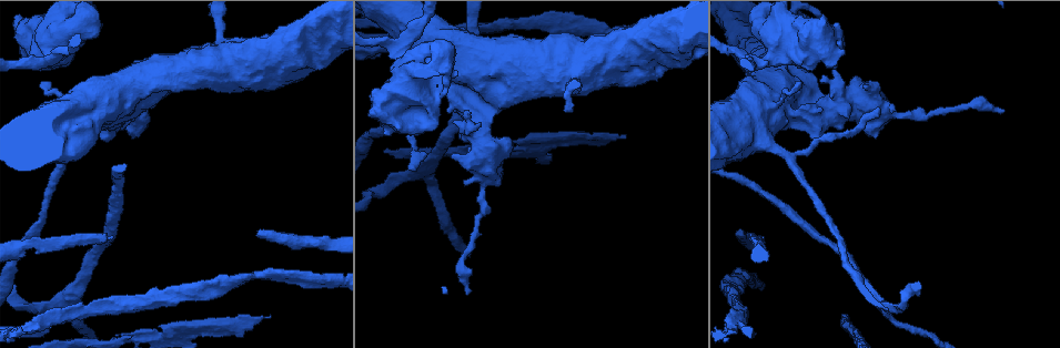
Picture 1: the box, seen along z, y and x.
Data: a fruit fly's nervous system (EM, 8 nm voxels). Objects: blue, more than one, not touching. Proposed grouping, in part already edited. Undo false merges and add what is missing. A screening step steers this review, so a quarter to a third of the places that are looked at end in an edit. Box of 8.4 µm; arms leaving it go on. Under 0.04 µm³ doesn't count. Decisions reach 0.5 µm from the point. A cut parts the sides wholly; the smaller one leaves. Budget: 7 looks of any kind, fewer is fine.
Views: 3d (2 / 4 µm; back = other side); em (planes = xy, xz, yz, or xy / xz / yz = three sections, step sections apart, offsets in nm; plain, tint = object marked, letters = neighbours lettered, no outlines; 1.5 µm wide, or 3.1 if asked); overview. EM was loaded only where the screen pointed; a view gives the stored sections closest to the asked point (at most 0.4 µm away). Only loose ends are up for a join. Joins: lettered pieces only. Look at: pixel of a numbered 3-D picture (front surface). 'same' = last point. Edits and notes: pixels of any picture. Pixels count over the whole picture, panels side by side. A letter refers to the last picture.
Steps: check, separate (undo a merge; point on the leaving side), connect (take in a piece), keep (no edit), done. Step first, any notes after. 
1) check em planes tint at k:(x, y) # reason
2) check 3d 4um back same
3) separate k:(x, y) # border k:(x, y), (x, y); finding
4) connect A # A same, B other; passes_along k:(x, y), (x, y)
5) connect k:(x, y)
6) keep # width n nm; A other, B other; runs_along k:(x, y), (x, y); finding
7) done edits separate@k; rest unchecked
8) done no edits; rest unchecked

check 3d 2um at 1:(271, 317) # free end

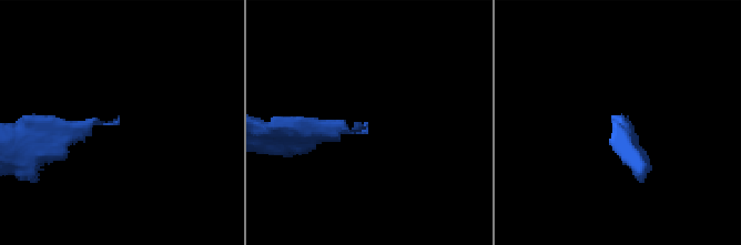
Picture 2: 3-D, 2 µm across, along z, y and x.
check em planes letters at 2:(115, 122)

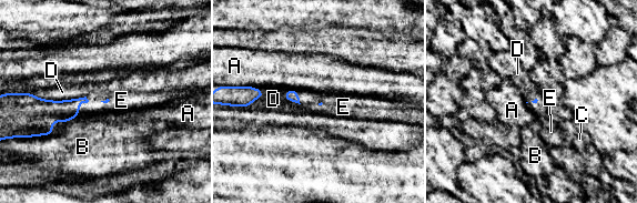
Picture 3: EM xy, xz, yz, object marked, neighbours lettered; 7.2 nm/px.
connect 3:(94, 107) # A other, B other, C other, D other, E same; passes_along 3:(46, 112), (79, 103), (94, 107); it goes on there

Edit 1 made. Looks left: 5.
check em xz step 4 tint at 1:(543, 137) # three-way junction

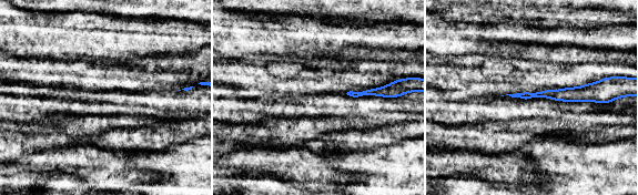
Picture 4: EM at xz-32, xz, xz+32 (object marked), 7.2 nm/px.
check em planes letters same # cut it another way

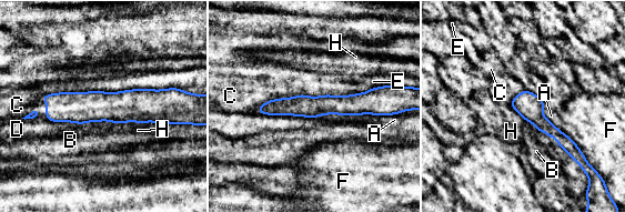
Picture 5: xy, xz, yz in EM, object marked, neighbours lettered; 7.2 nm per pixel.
keep # A other, B other, C other, D other, E other, F other, H other; continuous, no second neuron

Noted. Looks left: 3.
check 3d 4um back at 1:(835, 246) # narrows sharply

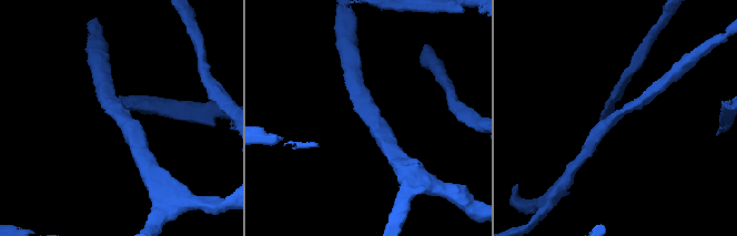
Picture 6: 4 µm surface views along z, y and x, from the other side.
check em planes plain at 6:(617, 113) # arm_widths 220, 220 nm

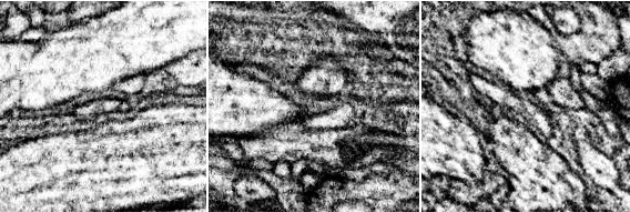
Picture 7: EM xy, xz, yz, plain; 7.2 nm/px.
check em planes letters same

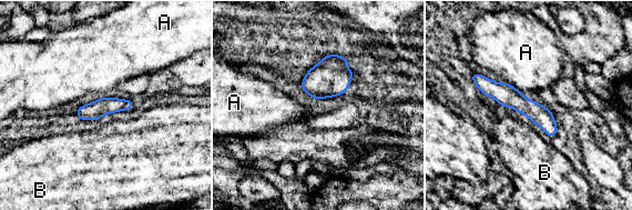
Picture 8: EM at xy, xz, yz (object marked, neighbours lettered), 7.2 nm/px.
keep # width 130 nm; A other, B other; border 8:(507, 82), (520, 92); one neuron here

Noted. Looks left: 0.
done edits connect@3; rest unchecked

